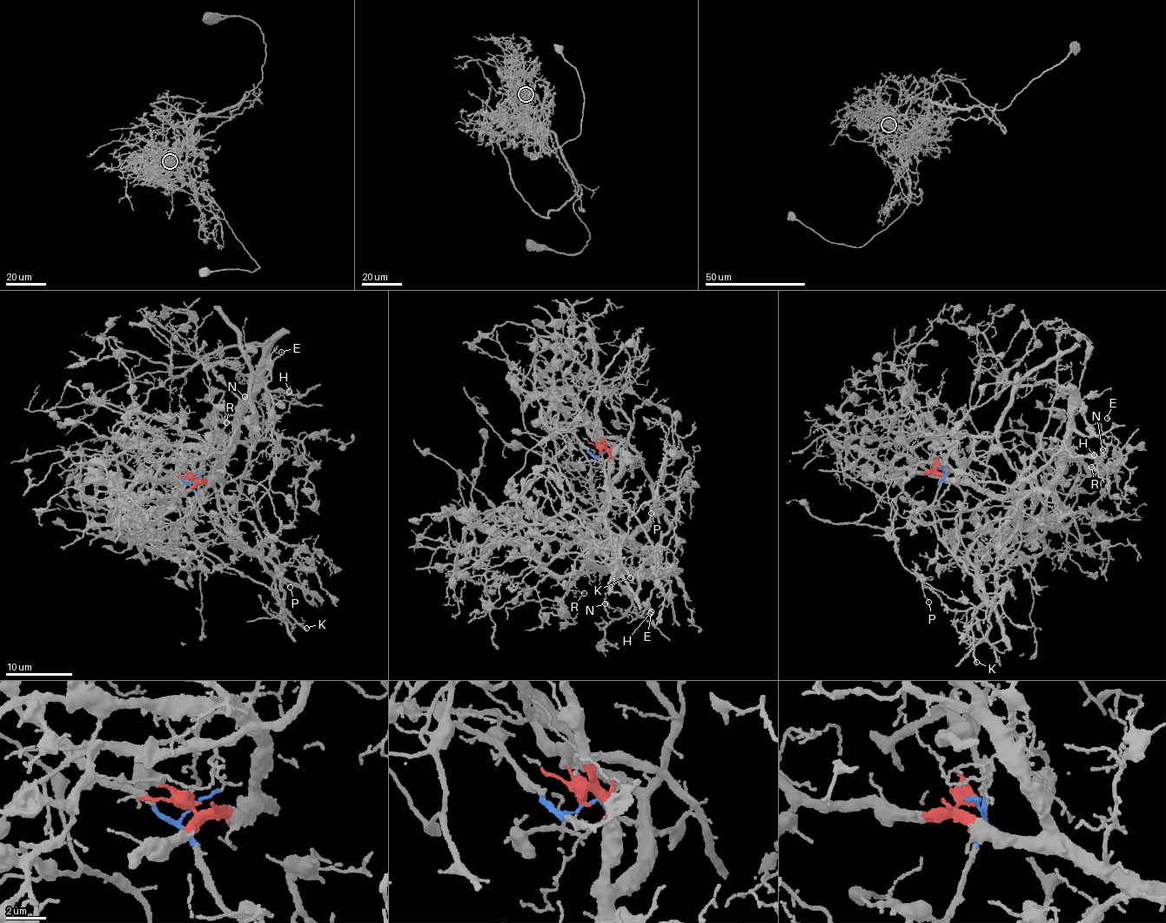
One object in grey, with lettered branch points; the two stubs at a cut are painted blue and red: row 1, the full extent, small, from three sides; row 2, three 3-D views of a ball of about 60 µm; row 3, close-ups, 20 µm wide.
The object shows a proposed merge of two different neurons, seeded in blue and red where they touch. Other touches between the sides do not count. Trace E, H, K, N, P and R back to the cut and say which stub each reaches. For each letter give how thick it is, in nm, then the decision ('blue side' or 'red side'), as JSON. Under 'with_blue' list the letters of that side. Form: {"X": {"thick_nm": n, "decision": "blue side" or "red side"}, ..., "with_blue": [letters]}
{"E": {"thick_nm": 90, "decision": "red side"}, "H": {"thick_nm": 110, "decision": "red side"}, "K": {"thick_nm": 260, "decision": "blue side"}, "N": {"thick_nm": 130, "decision": "red side"}, "P": {"thick_nm": 110, "decision": "blue side"}, "R": {"thick_nm": 130, "decision": "red side"}, "with_blue": ["K", "P"]}

